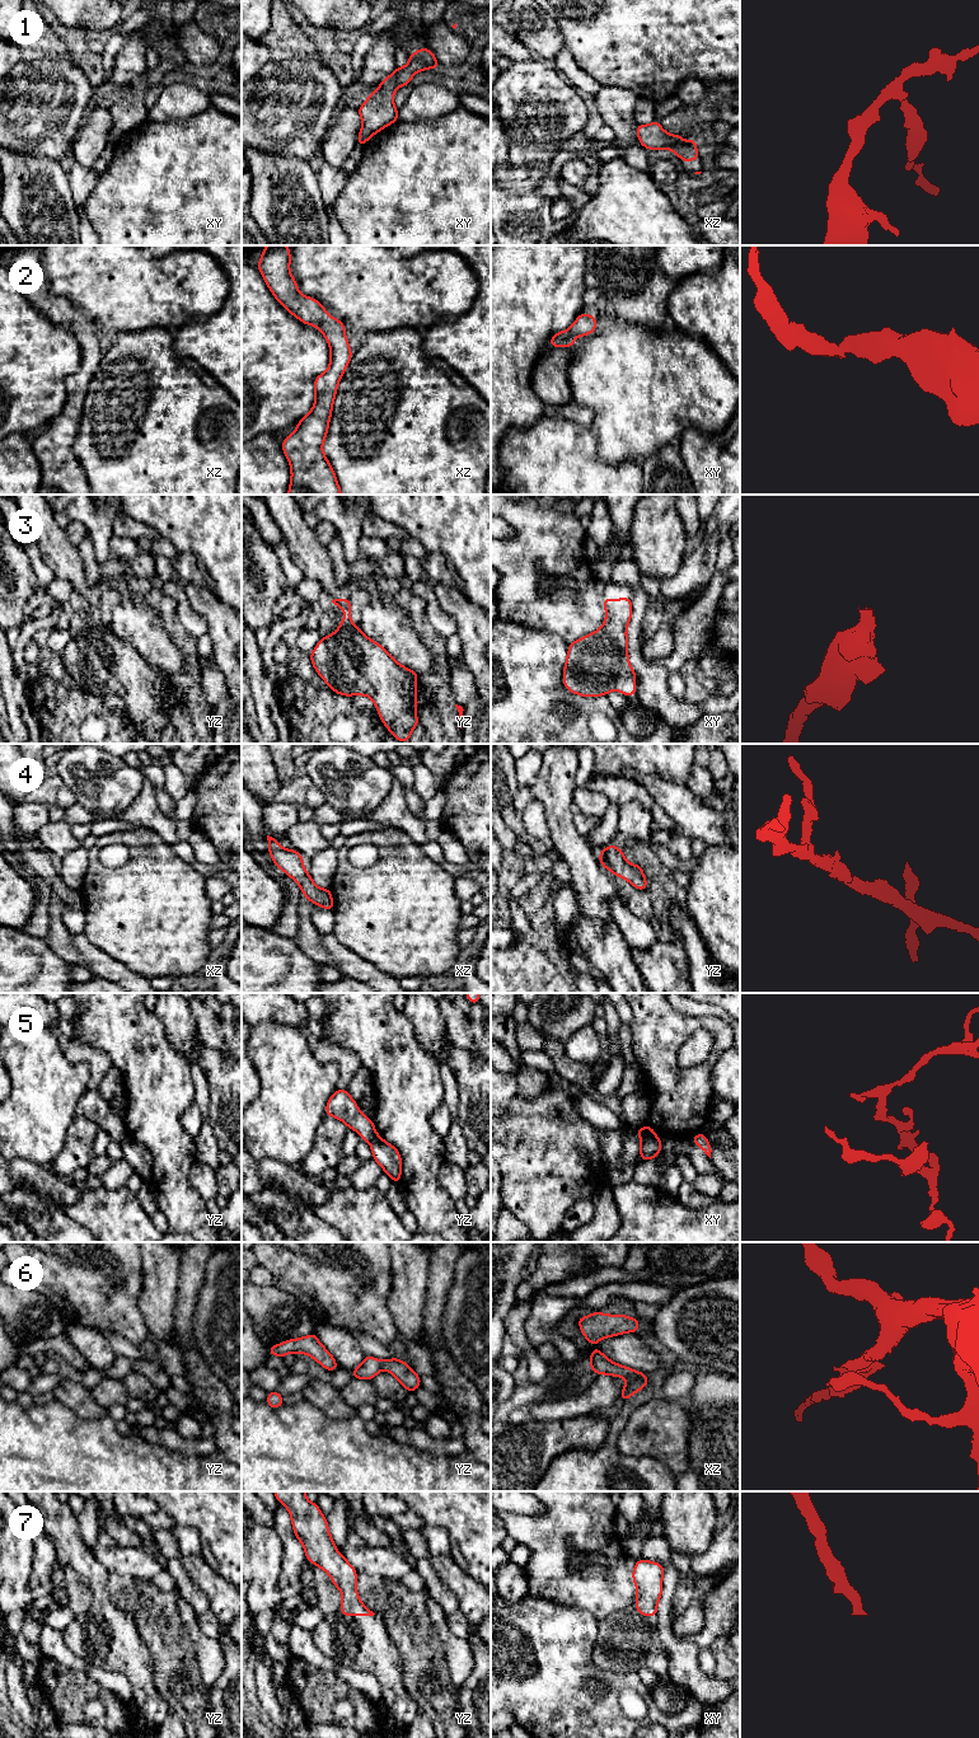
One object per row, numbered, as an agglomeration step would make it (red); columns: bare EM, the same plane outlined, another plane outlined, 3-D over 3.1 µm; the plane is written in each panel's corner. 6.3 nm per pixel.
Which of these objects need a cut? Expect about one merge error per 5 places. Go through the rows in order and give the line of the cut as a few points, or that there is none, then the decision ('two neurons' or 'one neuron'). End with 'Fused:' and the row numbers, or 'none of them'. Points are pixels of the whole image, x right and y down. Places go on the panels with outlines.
1: no cut | one neuron
2: no cut | one neuron
3: no cut | one neuron
4: no cut | one neuron
5: xy (656, 1135), (642, 1141) | two neurons
6: no cut | one neuron
7: no cut | one neuron
Fused: 5

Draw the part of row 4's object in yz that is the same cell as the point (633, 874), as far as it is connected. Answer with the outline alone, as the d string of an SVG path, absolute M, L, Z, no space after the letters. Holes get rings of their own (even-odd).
M610 844L598 856L604 870L608 868L615 876L627 880L634 886L634 889L646 891L647 881L642 867L634 863L628 863L624 859L624 853L620 848Z

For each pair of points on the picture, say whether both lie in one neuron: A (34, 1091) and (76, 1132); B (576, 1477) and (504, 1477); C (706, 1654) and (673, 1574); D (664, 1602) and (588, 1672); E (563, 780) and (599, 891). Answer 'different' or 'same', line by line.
A: different
B: different
C: different
D: different
E: same

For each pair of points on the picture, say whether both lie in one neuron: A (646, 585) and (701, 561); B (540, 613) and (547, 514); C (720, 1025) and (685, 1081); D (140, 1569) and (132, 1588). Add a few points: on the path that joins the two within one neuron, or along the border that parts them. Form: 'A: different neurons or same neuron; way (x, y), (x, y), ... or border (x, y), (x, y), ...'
A: different neurons; border (660, 581), (660, 593), (663, 595)
B: same neuron; way (527, 589), (527, 551), (539, 538)
C: same neuron; way (720, 1040), (720, 1046), (713, 1058), (701, 1071)
D: different neurons; border (135, 1578), (126, 1578), (123, 1580)

